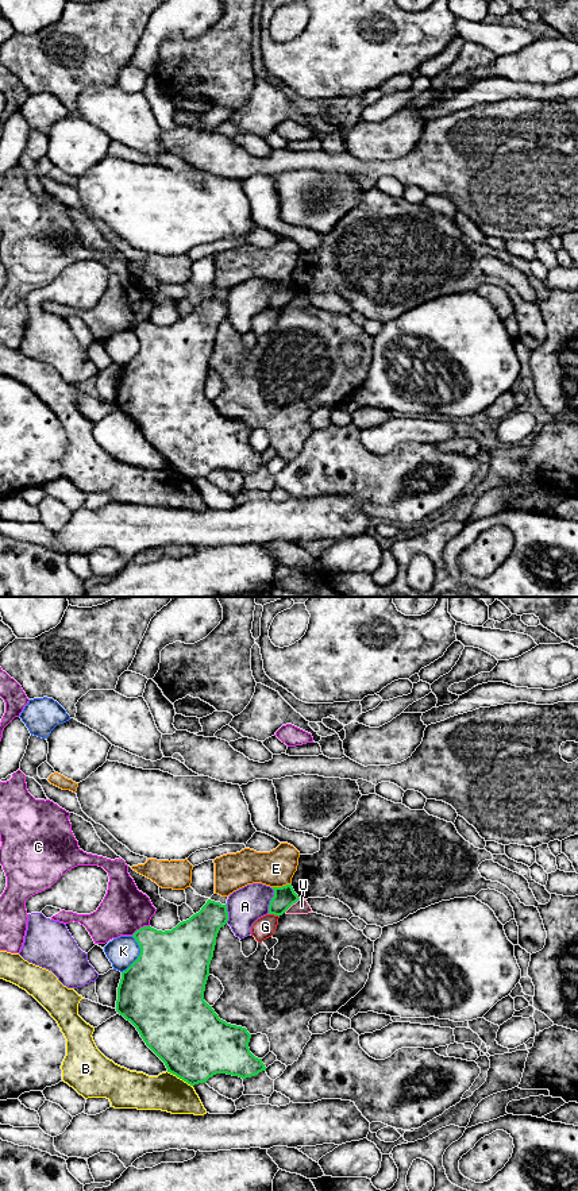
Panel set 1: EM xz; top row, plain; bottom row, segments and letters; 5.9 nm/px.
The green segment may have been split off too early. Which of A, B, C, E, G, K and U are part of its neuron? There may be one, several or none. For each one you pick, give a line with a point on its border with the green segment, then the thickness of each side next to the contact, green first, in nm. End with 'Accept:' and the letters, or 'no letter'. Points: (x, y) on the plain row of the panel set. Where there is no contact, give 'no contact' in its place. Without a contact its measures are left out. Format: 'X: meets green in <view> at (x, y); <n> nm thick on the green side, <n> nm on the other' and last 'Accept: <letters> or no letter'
Accept: no letter

